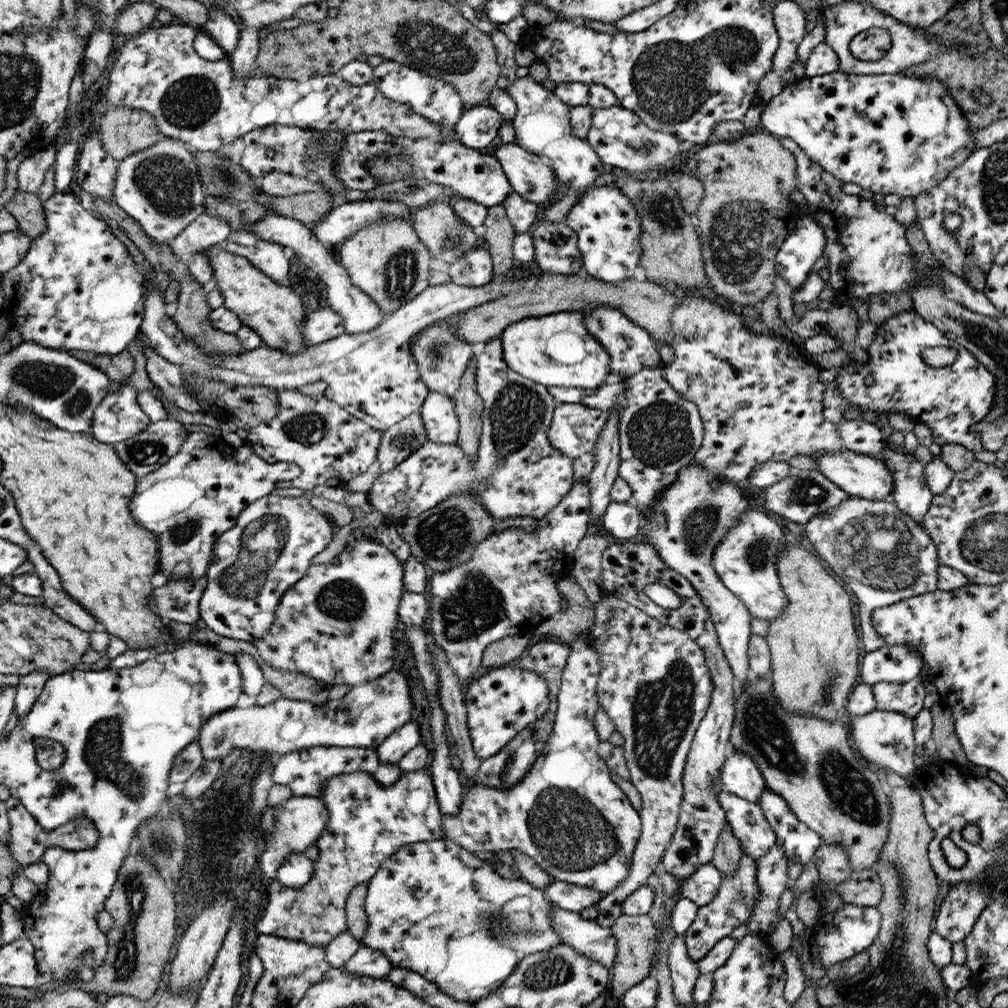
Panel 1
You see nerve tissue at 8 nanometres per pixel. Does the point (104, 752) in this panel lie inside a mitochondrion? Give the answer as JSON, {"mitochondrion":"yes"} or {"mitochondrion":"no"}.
{"mitochondrion":"yes"}

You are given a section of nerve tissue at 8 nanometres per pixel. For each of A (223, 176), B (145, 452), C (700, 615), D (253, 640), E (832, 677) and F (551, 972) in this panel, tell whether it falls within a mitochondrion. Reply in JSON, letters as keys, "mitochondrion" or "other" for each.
{"A":"mitochondrion","B":"mitochondrion","C":"other","D":"other","E":"mitochondrion","F":"mitochondrion"}

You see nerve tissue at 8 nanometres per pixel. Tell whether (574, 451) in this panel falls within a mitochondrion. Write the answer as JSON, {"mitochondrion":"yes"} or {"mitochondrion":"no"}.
{"mitochondrion":"no"}

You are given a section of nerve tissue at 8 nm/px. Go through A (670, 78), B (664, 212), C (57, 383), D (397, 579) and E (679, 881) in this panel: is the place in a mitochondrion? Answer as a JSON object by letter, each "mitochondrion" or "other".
{"A":"mitochondrion","B":"mitochondrion","C":"mitochondrion","D":"other","E":"other"}

